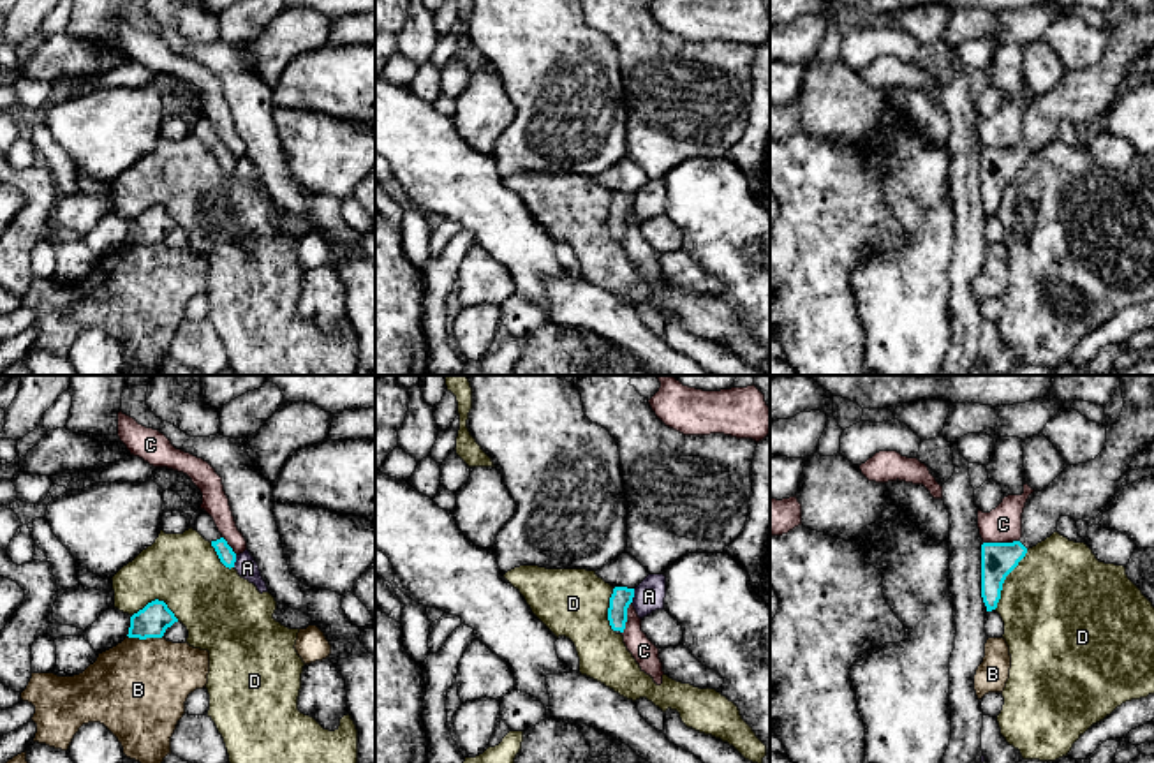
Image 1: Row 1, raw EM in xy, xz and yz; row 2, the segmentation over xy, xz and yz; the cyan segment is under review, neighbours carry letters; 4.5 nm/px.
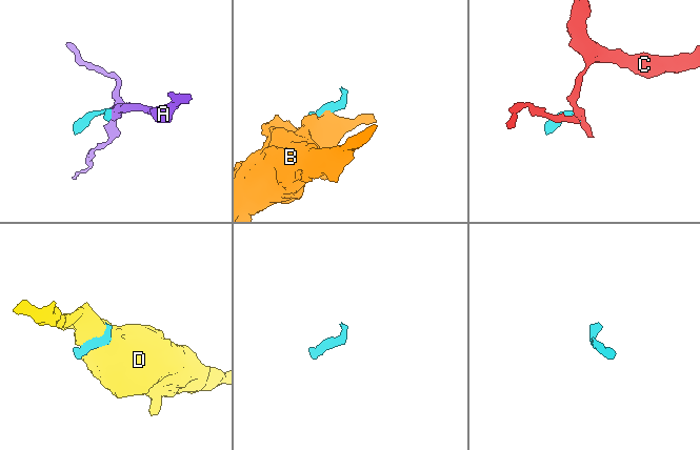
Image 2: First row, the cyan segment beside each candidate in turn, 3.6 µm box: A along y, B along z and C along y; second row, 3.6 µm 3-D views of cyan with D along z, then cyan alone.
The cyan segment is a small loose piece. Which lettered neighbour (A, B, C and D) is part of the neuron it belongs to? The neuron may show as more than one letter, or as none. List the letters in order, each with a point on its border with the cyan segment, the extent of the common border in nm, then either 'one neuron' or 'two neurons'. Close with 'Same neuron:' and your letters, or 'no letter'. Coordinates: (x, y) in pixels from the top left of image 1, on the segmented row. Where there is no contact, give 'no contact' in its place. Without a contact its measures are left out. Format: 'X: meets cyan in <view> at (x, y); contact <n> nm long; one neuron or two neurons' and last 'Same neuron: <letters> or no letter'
A: meets cyan in xz at (633, 596); contact 70 nm long; two neurons
B: meets cyan in xy at (145, 638); contact 170 nm long; two neurons
C: meets cyan in yz at (1001, 543); contact 170 nm long; two neurons
D: meets cyan in yz at (1005, 578); contact 320 nm long; two neurons
Same neuron: no letter

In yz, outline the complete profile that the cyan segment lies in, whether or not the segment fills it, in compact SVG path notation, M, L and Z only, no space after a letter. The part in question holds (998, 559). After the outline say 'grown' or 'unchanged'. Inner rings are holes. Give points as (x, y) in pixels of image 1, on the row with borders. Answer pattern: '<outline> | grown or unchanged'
M1119 375L1124 407L1113 425L1106 428L1103 451L1087 463L1068 465L1045 490L1032 492L1022 513L1022 537L1013 543L981 544L981 597L987 611L997 608L1006 576L1025 557L1027 550L1057 530L1061 516L1084 520L1089 527L1113 499L1131 472L1131 460L1154 441L1154 375Z | grown

